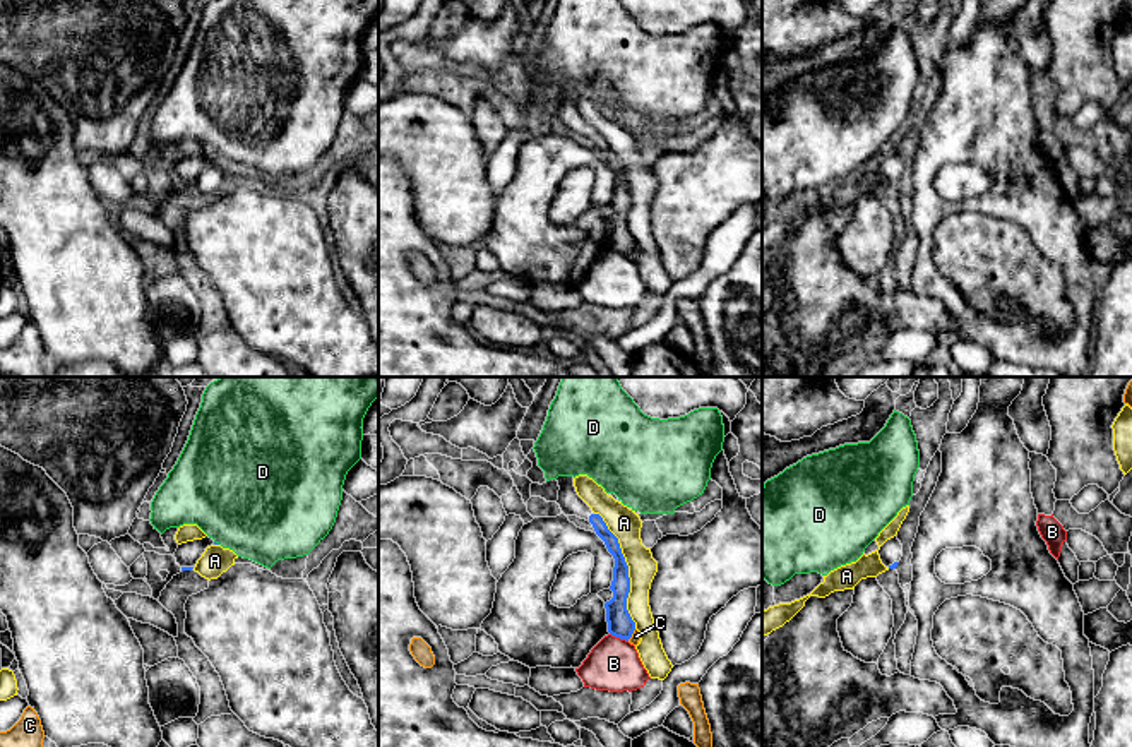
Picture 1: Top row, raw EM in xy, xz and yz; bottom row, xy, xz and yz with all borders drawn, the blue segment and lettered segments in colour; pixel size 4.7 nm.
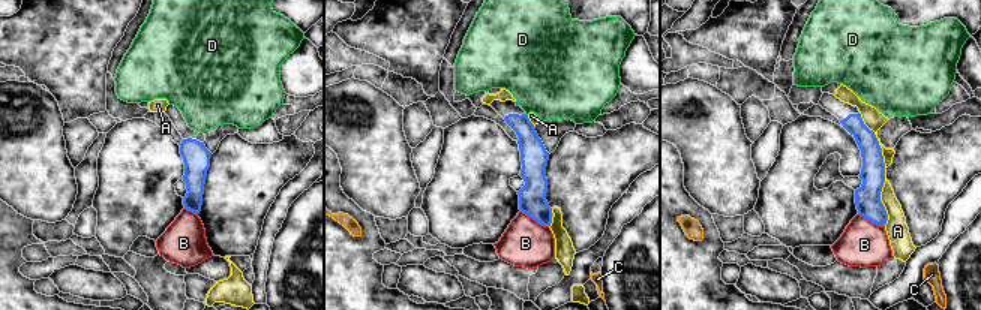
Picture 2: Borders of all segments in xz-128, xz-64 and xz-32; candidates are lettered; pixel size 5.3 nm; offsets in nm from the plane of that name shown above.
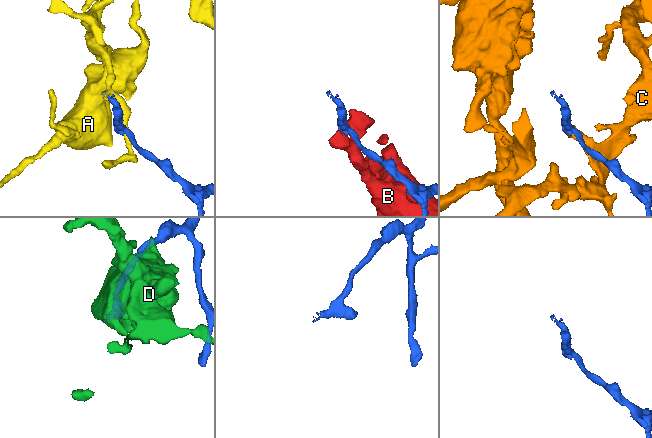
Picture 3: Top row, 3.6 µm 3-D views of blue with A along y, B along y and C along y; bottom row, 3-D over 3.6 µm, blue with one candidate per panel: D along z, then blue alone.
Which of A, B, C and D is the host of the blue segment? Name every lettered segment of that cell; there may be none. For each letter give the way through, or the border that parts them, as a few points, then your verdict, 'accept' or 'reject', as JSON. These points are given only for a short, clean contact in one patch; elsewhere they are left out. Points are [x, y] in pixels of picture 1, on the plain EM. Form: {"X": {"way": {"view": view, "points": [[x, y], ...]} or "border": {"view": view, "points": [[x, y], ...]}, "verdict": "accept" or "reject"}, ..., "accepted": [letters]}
{"A": {"verdict": "reject"}, "B": {"verdict": "reject"}, "C": {"border": {"view": "xz", "points": [[636, 245], [627, 256]]}, "verdict": "reject"}, "D": {"border": {"view": "xy", "points": [[214, 156], [220, 160]]}, "verdict": "reject"}, "accepted": []}

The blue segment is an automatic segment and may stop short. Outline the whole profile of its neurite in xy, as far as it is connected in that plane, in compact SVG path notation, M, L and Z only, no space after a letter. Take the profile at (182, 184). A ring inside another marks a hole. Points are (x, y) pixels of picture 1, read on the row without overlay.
M206 152L202 156L194 156L178 161L175 168L176 180L182 183L182 187L192 187L197 180L197 176L202 173L207 163L214 161L214 156Z

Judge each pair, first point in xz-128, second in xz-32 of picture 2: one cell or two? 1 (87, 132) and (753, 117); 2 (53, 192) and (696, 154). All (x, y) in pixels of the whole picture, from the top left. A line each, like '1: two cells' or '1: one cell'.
1: one cell
2: one cell

